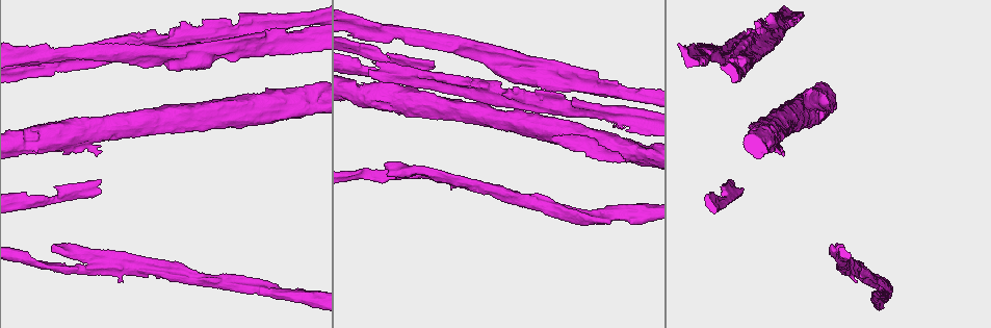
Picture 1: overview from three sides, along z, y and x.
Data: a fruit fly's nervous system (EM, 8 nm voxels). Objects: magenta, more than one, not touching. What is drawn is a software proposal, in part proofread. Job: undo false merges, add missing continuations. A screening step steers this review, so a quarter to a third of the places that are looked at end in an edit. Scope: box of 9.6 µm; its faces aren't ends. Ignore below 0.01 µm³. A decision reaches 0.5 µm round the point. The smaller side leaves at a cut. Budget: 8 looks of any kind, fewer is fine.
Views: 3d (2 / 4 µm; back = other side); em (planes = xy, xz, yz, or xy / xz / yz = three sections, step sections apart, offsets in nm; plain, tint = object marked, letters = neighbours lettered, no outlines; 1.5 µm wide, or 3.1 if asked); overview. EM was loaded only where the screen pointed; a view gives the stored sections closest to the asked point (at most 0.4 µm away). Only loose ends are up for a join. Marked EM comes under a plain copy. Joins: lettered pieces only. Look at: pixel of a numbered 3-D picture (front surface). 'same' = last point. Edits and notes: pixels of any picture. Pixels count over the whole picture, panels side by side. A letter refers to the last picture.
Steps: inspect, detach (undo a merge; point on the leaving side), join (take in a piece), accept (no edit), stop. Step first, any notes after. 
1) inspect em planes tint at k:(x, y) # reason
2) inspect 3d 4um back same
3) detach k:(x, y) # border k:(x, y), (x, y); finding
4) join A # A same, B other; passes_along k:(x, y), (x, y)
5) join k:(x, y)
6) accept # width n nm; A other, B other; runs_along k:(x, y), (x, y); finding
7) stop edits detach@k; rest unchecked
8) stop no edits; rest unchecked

inspect 3d 4um at 1:(298, 35) # a fork

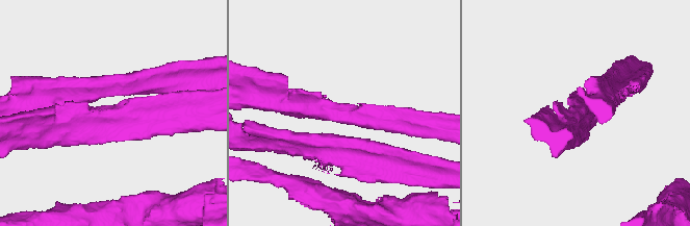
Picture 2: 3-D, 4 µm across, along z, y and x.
inspect em planes letters at 2:(580, 113)

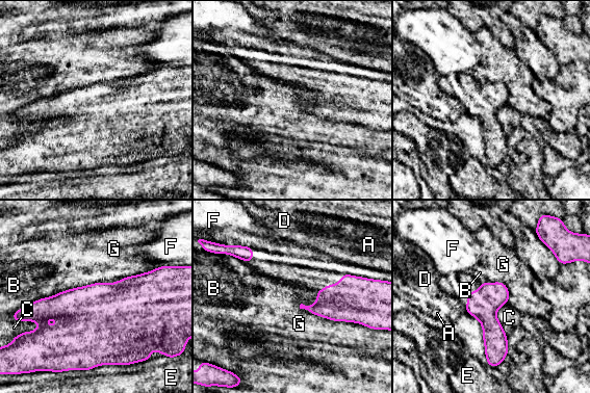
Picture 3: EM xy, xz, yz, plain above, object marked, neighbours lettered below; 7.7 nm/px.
accept # width 240 nm; longest_contact B 600 nm; A other, B other, C other, D other, E other, F other, G other; one cell here

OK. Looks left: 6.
inspect em planes letters at 1:(95, 154)

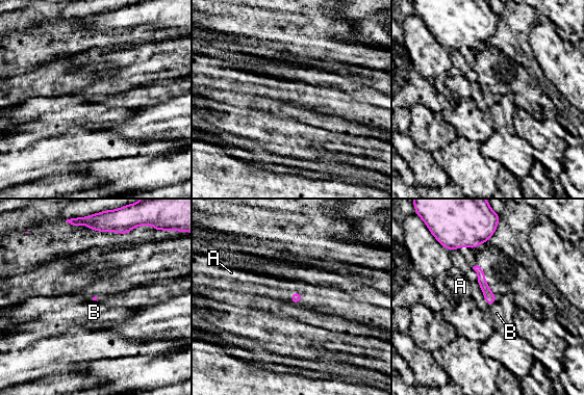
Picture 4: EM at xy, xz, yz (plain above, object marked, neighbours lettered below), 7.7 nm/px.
accept # A other, B other; none of them fits

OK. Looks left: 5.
inspect em xy step 4 tint at 1:(455, 88) # closes a loop

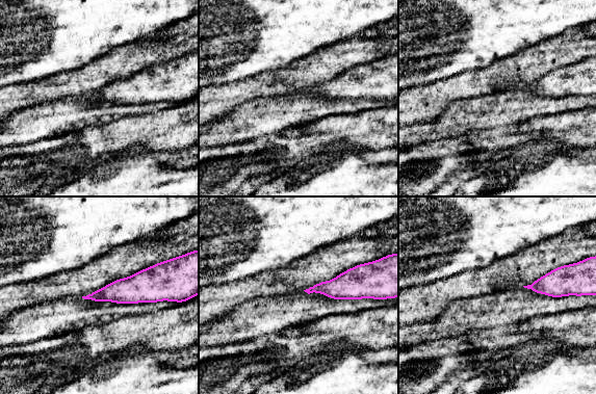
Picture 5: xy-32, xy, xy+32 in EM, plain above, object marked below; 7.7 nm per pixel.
inspect em planes tint same # cut it another way

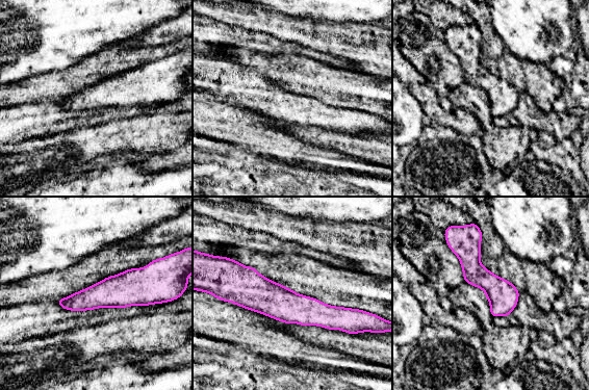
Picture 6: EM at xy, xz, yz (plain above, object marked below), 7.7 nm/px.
inspect em planes letters same

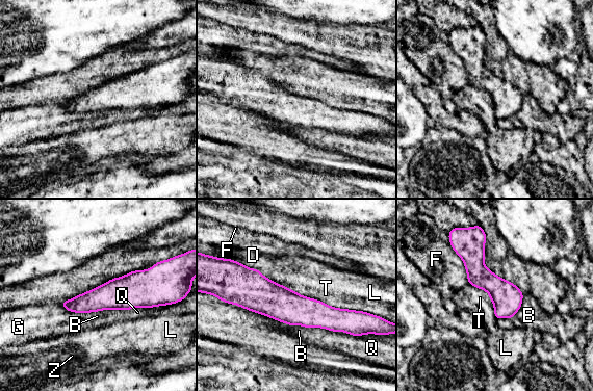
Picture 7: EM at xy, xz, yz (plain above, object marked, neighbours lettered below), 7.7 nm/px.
accept # B other, D other, F other, G other, L other, Q other, T other, Z other; border 7:(258, 269), (302, 295), (346, 309); continuous, no second cell

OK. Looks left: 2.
stop no edits; rest unchecked

